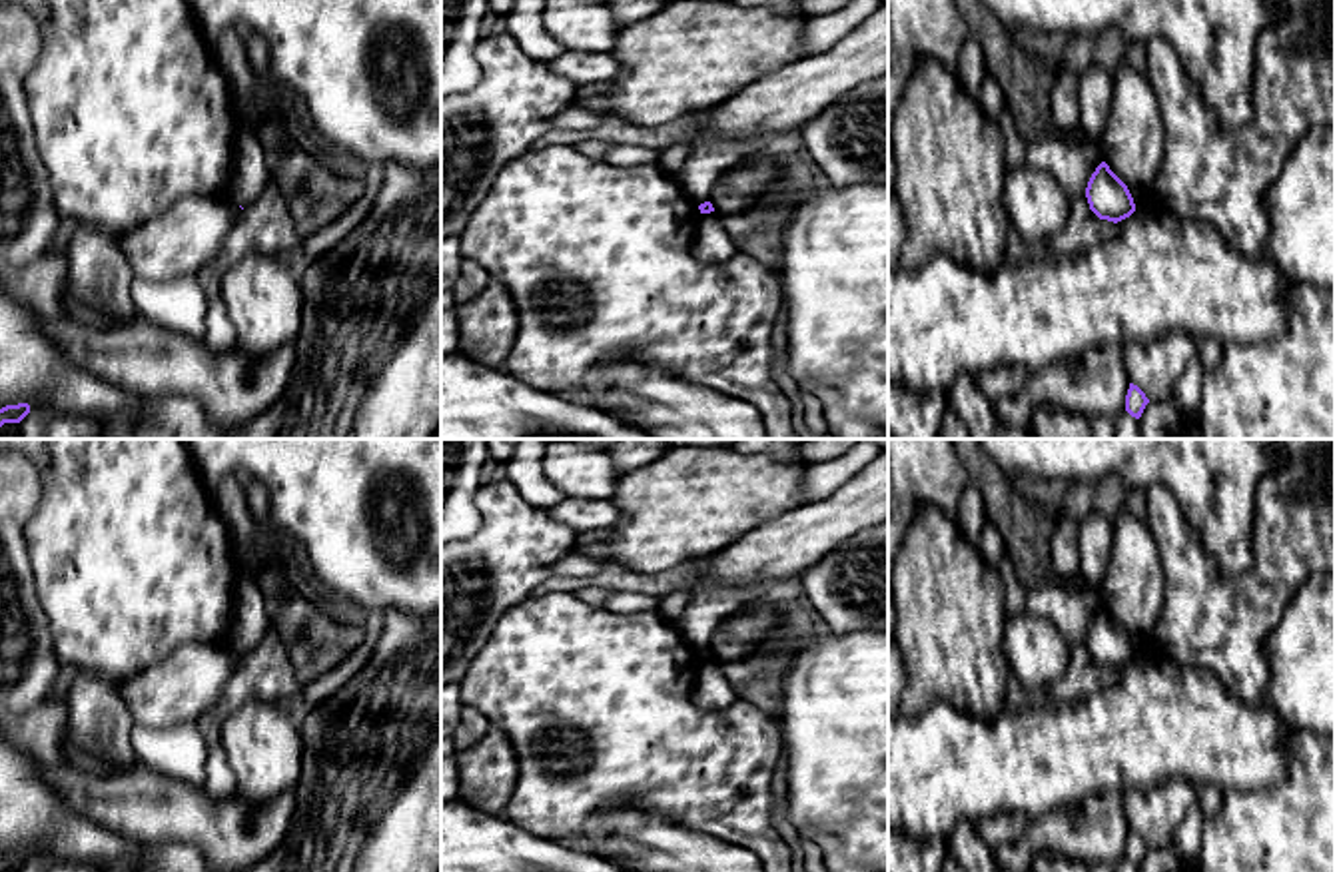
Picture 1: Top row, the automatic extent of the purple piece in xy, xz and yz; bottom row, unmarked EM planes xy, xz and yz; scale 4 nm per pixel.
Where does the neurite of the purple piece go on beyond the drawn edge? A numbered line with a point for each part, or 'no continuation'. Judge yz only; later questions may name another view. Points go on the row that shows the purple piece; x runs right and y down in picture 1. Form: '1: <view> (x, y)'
no continuation

